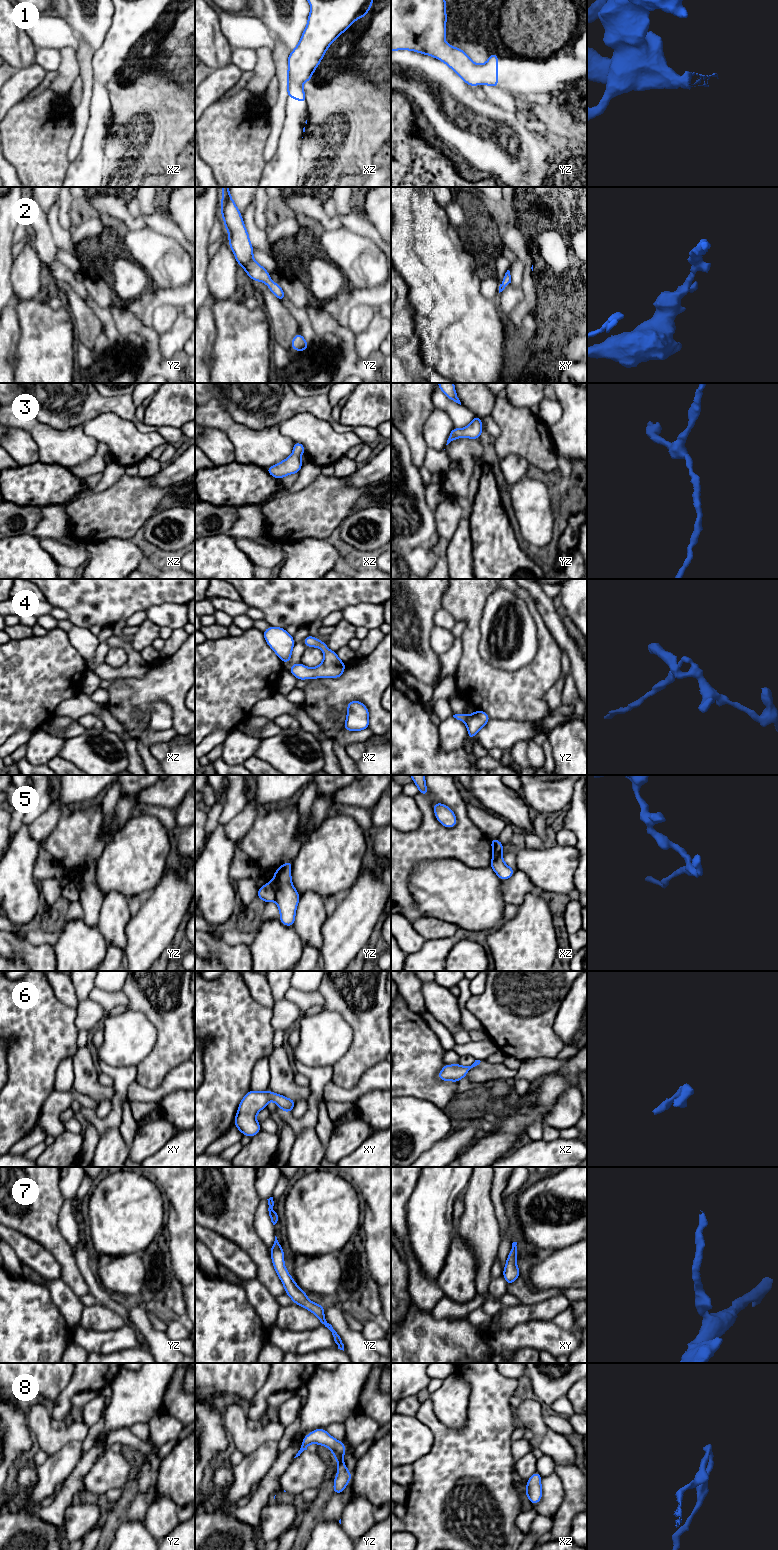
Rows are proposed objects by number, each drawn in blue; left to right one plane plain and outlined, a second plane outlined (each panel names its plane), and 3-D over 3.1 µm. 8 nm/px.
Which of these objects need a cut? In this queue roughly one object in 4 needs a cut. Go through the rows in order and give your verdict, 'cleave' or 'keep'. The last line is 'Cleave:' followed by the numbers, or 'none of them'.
1: keep
2: keep
3: keep
4: keep
5: cleave
6: keep
7: keep
8: keep
Cleave: 5

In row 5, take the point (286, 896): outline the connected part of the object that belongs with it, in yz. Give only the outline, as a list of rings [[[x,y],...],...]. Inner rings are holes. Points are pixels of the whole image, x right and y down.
[[[292,860],[276,869],[271,885],[275,891],[275,901],[280,911],[280,921],[285,926],[294,926],[296,908],[300,896],[291,879]]]

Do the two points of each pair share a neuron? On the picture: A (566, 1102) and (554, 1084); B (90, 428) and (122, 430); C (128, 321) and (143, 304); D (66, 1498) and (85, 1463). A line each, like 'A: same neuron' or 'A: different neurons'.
A: different neurons
B: same neuron
C: different neurons
D: same neuron

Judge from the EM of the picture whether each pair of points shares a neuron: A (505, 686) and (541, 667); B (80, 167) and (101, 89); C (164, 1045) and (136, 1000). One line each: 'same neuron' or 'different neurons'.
A: same neuron
B: same neuron
C: same neuron

